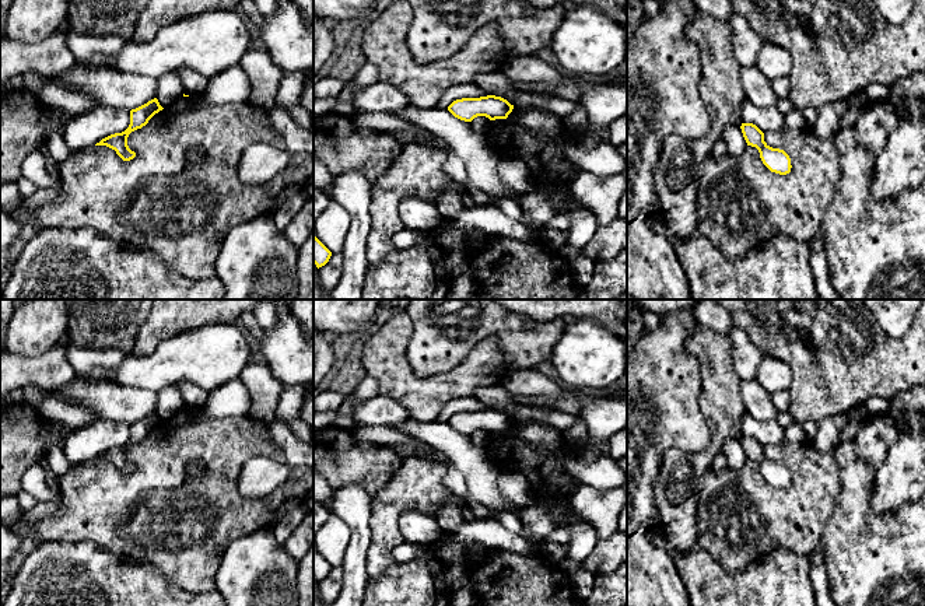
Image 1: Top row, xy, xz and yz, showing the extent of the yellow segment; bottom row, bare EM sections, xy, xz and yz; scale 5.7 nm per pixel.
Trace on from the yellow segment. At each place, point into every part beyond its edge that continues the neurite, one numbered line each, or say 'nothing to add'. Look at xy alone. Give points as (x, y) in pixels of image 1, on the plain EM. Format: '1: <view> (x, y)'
nothing to add

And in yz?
nothing to add

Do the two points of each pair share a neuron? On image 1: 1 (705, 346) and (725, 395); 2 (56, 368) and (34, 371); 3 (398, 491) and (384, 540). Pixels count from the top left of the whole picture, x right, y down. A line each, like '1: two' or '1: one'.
1: one
2: one
3: one

